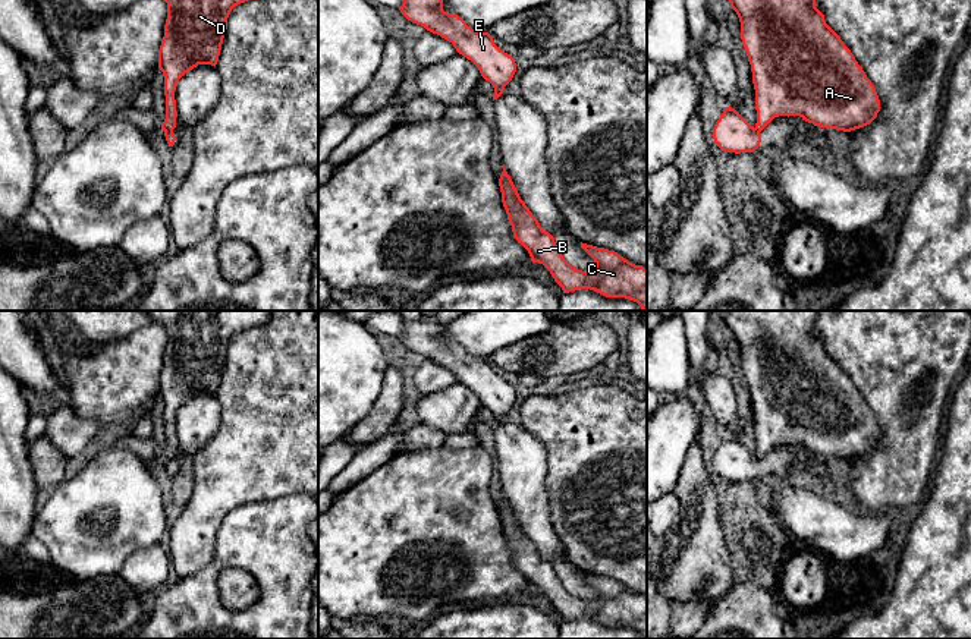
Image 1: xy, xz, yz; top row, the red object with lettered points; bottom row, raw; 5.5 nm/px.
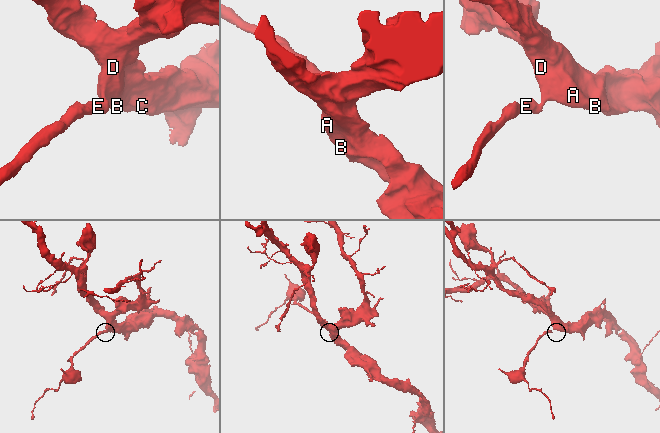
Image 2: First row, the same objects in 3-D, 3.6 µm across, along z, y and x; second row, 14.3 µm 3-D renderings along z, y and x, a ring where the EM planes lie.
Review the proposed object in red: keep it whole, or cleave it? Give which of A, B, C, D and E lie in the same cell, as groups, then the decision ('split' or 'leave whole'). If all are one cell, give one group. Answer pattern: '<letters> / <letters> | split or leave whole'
A B C D / E | split

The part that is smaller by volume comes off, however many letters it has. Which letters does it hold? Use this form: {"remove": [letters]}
{"remove": ["E"]}

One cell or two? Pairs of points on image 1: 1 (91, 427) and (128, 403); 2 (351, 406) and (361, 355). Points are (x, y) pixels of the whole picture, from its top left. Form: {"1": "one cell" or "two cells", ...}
{"1": "two cells", "2": "one cell"}

